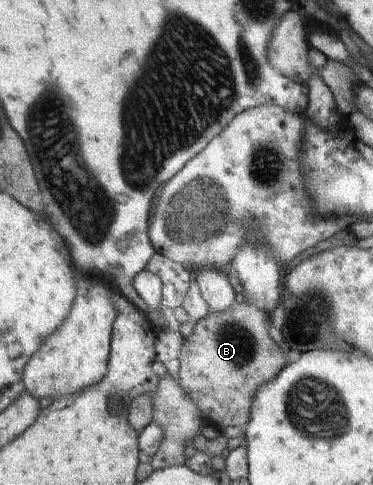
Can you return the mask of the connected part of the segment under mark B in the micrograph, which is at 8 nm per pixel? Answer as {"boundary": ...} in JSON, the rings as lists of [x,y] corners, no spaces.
{"boundary":[[[244,300],[241,304],[238,304],[234,308],[228,309],[227,311],[215,312],[212,314],[209,313],[207,317],[204,317],[201,321],[199,321],[199,323],[197,323],[197,325],[195,325],[193,335],[183,339],[181,356],[179,358],[181,363],[179,379],[182,386],[186,389],[186,392],[192,397],[192,400],[202,411],[202,415],[205,417],[206,422],[212,424],[219,430],[222,430],[227,426],[242,426],[245,429],[248,423],[252,420],[252,405],[254,403],[256,393],[263,384],[267,384],[268,382],[275,380],[279,373],[281,373],[281,370],[285,369],[285,366],[288,364],[286,347],[277,345],[277,343],[271,339],[271,335],[269,335],[269,331],[267,331],[267,323],[265,323],[265,321],[267,321],[265,312],[260,310],[257,306],[254,306]]]}

